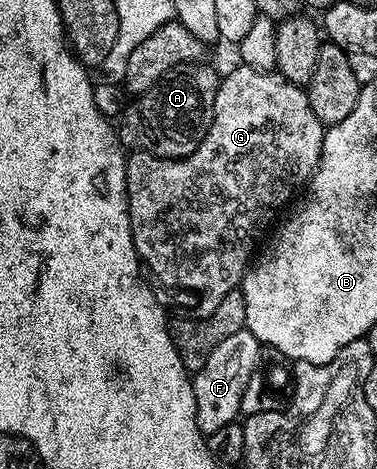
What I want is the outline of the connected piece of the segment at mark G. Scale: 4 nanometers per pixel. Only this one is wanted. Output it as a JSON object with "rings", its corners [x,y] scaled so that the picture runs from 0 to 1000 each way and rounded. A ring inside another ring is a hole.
{"rings":[[[631,136],[626,145],[613,149],[599,164],[594,158],[584,166],[570,203],[565,258],[554,264],[549,288],[533,299],[517,324],[477,339],[430,339],[398,326],[353,322],[340,328],[332,348],[332,405],[342,426],[342,473],[347,475],[353,516],[363,529],[363,546],[374,550],[377,567],[393,580],[398,574],[416,588],[422,606],[440,608],[448,616],[483,616],[491,625],[525,625],[528,631],[544,633],[544,644],[536,646],[533,661],[528,661],[536,676],[560,672],[560,663],[570,663],[570,655],[592,638],[592,629],[602,629],[615,616],[637,610],[639,597],[650,593],[653,574],[674,554],[676,537],[671,539],[671,529],[679,527],[692,495],[711,484],[714,469],[745,443],[753,448],[780,426],[790,405],[817,388],[841,362],[841,350],[851,345],[857,296],[865,279],[865,269],[854,267],[849,254],[836,245],[836,237],[825,237],[820,200],[801,183],[772,177],[748,156],[732,151],[700,156],[642,136]]]}

